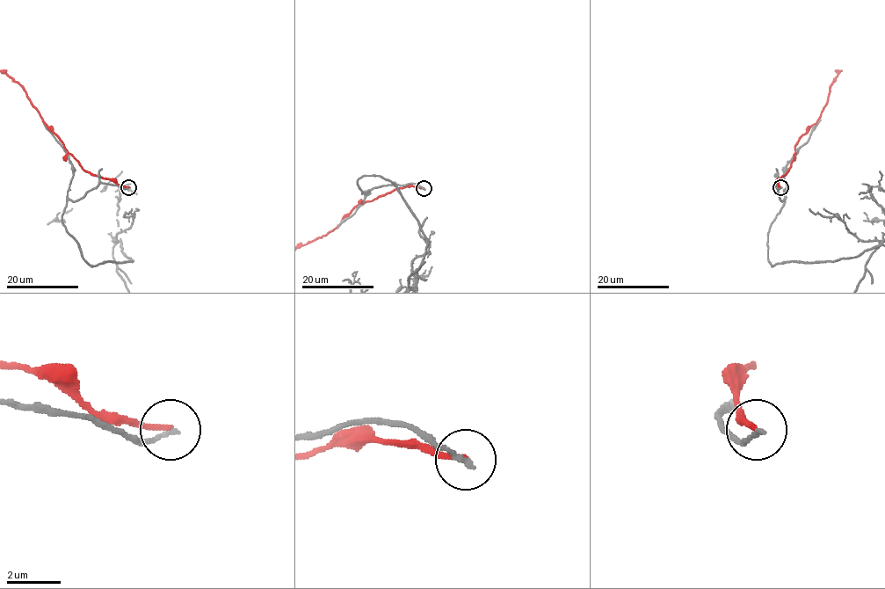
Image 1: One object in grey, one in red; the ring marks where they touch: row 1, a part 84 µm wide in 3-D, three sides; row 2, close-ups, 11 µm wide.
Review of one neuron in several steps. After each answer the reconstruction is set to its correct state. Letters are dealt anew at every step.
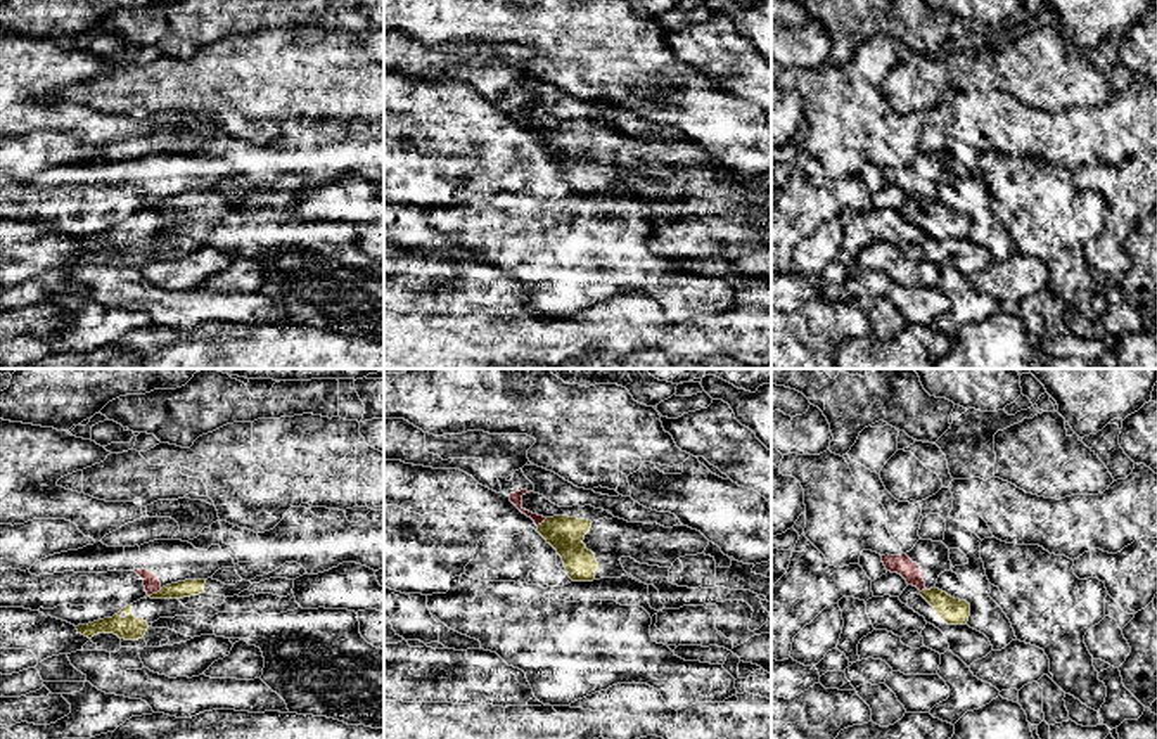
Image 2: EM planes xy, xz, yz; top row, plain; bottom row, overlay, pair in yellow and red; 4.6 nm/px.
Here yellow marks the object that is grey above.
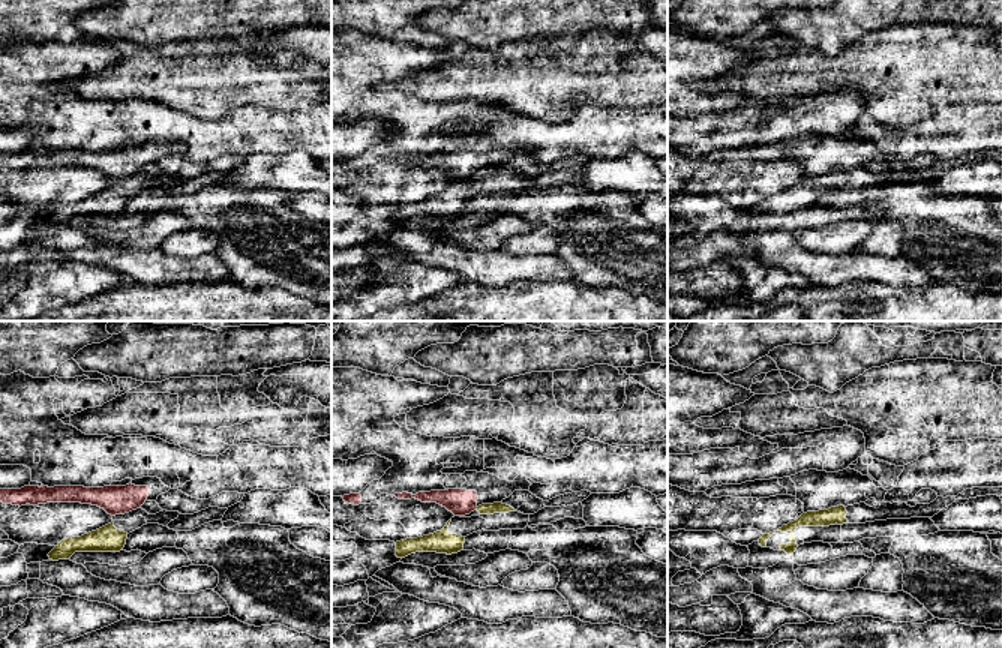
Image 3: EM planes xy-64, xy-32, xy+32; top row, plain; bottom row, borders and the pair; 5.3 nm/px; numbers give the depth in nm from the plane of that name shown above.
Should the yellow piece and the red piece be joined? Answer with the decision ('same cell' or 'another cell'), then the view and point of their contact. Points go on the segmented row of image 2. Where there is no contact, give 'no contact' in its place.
another cell; meets yellow in xy at (154, 594)

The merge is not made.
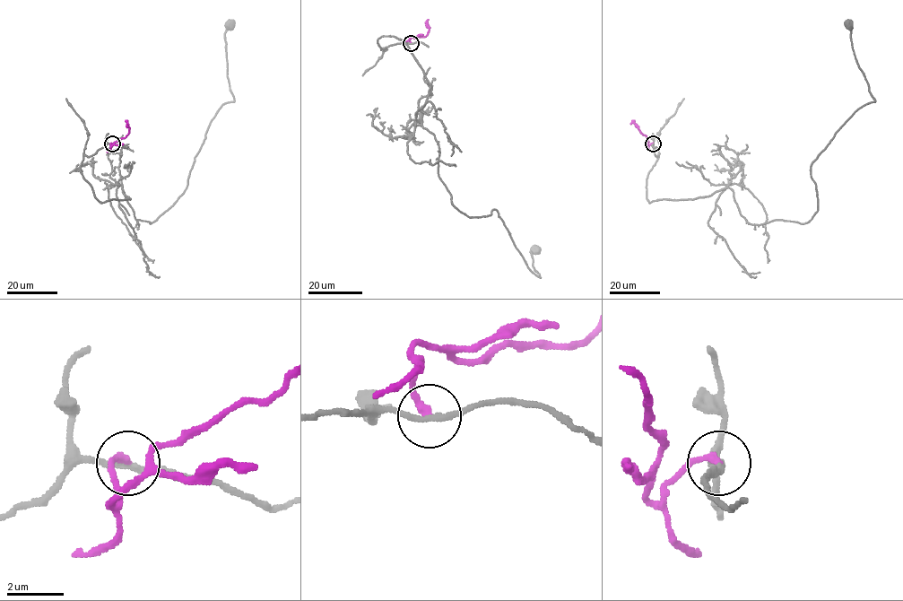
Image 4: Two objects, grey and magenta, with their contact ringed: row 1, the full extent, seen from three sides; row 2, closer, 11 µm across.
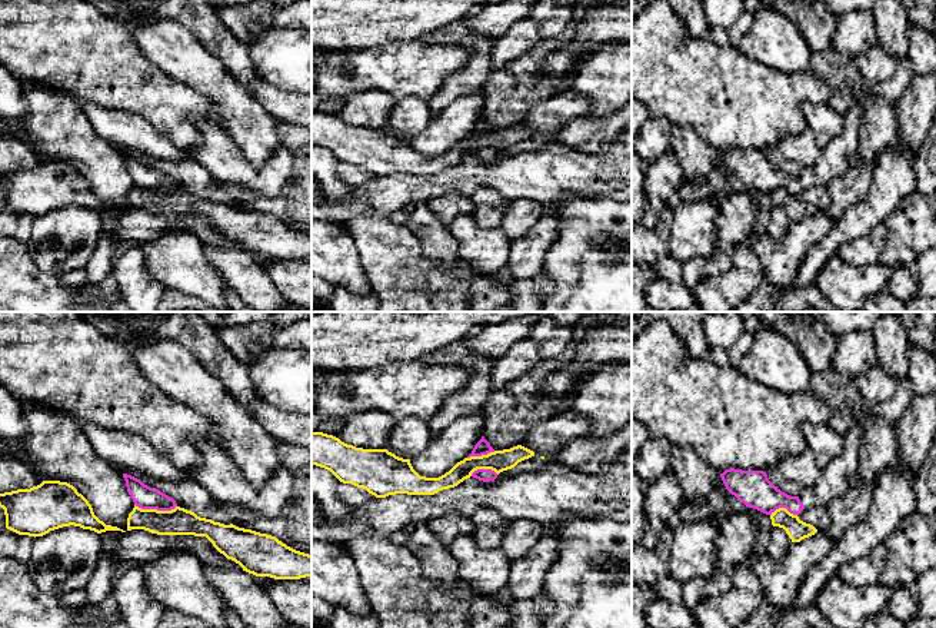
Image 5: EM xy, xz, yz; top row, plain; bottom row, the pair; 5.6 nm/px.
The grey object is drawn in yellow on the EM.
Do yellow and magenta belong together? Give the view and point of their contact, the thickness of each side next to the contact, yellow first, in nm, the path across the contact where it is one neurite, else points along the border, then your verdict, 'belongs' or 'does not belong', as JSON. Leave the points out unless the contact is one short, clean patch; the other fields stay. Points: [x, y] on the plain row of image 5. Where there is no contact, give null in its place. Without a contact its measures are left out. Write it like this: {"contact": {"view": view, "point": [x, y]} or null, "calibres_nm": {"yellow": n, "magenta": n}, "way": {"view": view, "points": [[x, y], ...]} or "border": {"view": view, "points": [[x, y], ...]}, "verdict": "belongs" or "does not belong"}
{"contact": {"view": "xy", "point": [156, 189]}, "calibres_nm": {"yellow": 160, "magenta": 130}, "border": {"view": "xy", "points": [[135, 183], [142, 188], [157, 189], [173, 189], [176, 186]]}, "verdict": "does not belong"}

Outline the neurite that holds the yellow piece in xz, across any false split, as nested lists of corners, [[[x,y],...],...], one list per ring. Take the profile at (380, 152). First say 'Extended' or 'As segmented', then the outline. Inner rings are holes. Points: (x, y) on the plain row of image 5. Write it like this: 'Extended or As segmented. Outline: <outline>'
As segmented. Outline: [[[312,112],[312,144],[330,150],[340,162],[366,169],[376,177],[396,173],[434,175],[457,166],[477,149],[492,149],[497,154],[534,136],[534,132],[517,124],[482,136],[457,142],[439,157],[420,156],[410,139],[403,139],[387,129],[363,129],[342,122],[333,114]]]

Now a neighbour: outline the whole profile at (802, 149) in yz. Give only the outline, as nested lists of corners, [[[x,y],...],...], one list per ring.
[[[809,127],[799,134],[782,139],[776,149],[800,169],[809,169],[822,162],[822,149]]]

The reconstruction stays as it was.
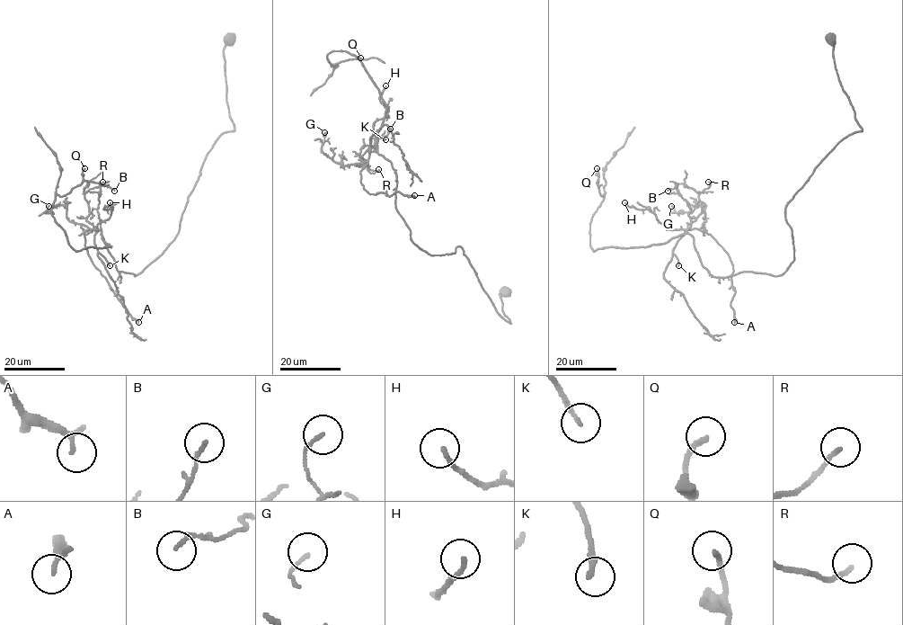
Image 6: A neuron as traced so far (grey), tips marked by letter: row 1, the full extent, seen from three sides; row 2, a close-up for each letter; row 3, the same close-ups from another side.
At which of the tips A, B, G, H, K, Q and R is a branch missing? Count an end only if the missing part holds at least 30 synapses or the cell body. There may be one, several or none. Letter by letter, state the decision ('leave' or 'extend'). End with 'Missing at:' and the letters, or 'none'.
A: leave
B: leave
G: leave
H: leave
K: leave
Q: leave
R: leave
Missing at: none

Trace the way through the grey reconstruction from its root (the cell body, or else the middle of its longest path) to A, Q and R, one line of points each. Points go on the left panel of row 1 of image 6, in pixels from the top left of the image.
A: (229, 39), (234, 129), (207, 155), (174, 239), (121, 277), (101, 232), (84, 235), (138, 322)
Q: (229, 39), (234, 129), (135, 276), (101, 233), (111, 246), (75, 250), (51, 213), (84, 168)
R: (229, 39), (234, 129), (207, 155), (174, 239), (135, 276), (119, 275), (86, 220), (84, 193), (102, 182)

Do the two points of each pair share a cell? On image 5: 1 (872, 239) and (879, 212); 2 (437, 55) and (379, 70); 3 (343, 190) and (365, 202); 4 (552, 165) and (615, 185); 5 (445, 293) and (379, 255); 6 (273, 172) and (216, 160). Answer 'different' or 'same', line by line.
1: different
2: same
3: different
4: same
5: same
6: same

